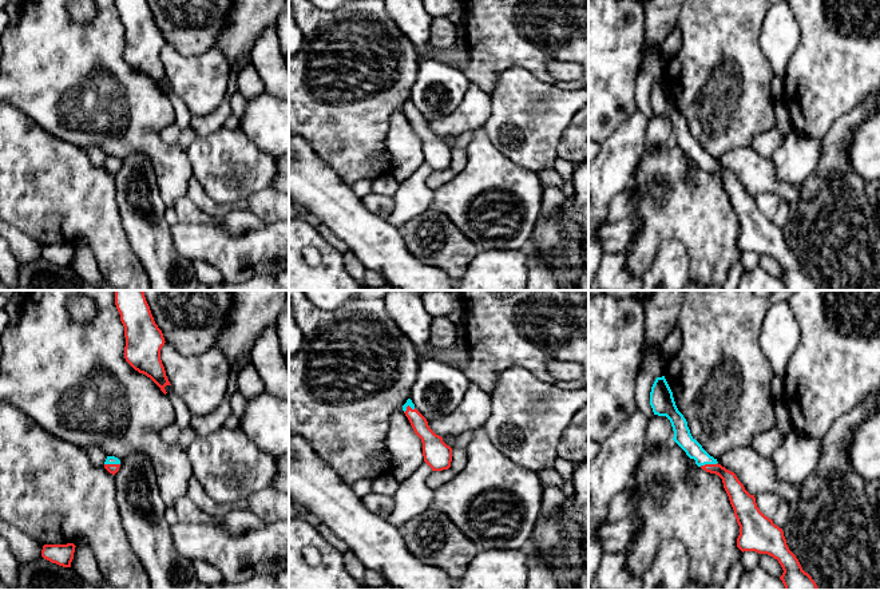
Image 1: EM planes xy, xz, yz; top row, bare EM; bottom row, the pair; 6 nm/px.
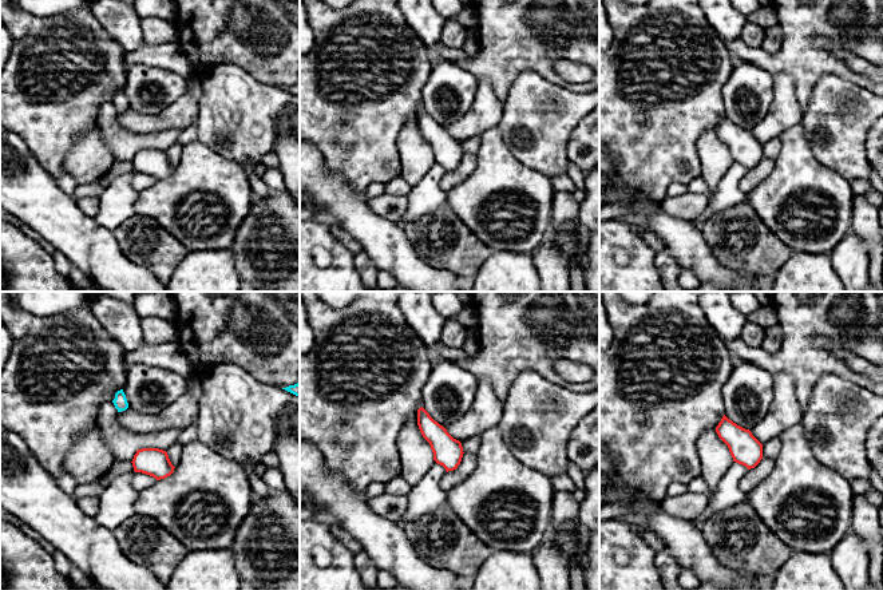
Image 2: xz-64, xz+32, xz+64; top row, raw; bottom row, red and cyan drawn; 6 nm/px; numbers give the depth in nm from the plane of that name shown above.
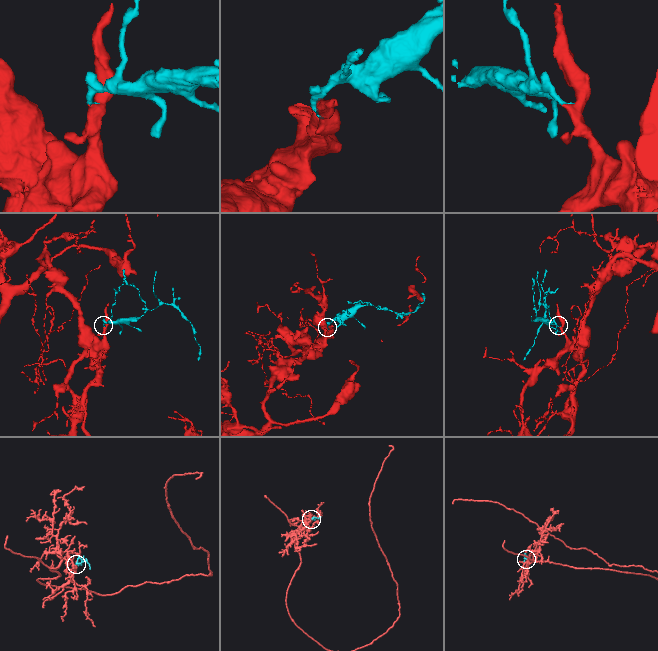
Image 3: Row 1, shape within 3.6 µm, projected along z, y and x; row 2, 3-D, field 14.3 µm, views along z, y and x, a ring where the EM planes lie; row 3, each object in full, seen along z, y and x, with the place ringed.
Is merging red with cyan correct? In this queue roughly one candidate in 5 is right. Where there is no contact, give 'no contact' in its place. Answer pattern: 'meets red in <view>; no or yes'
meets red in yz; yes

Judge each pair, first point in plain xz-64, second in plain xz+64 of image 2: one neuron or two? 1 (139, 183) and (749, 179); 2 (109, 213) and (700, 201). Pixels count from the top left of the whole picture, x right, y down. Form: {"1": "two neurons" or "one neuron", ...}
{"1": "one neuron", "2": "two neurons"}

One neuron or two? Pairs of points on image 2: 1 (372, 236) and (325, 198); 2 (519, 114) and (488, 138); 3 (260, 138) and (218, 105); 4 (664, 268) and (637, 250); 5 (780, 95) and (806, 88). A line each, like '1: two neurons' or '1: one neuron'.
1: one neuron
2: two neurons
3: one neuron
4: two neurons
5: two neurons

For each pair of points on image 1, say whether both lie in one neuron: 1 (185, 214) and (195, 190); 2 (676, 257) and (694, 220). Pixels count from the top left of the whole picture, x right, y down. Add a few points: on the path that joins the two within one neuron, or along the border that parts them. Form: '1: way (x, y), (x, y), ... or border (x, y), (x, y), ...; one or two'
1: border (186, 195), (201, 209), (217, 217); two
2: border (662, 241), (678, 240), (686, 248), (690, 274); two

